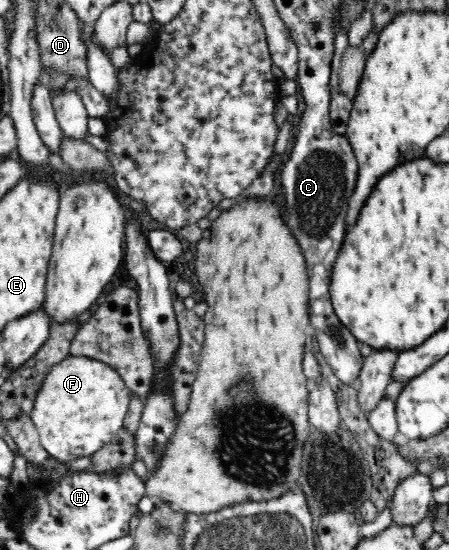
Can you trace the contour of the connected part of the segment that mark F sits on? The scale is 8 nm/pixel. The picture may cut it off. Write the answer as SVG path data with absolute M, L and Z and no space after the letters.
M68 356L61 361L61 364L55 364L55 368L47 374L29 413L38 430L41 446L55 460L66 463L92 456L117 438L117 432L122 428L130 400L131 395L125 383L108 364L85 356Z

